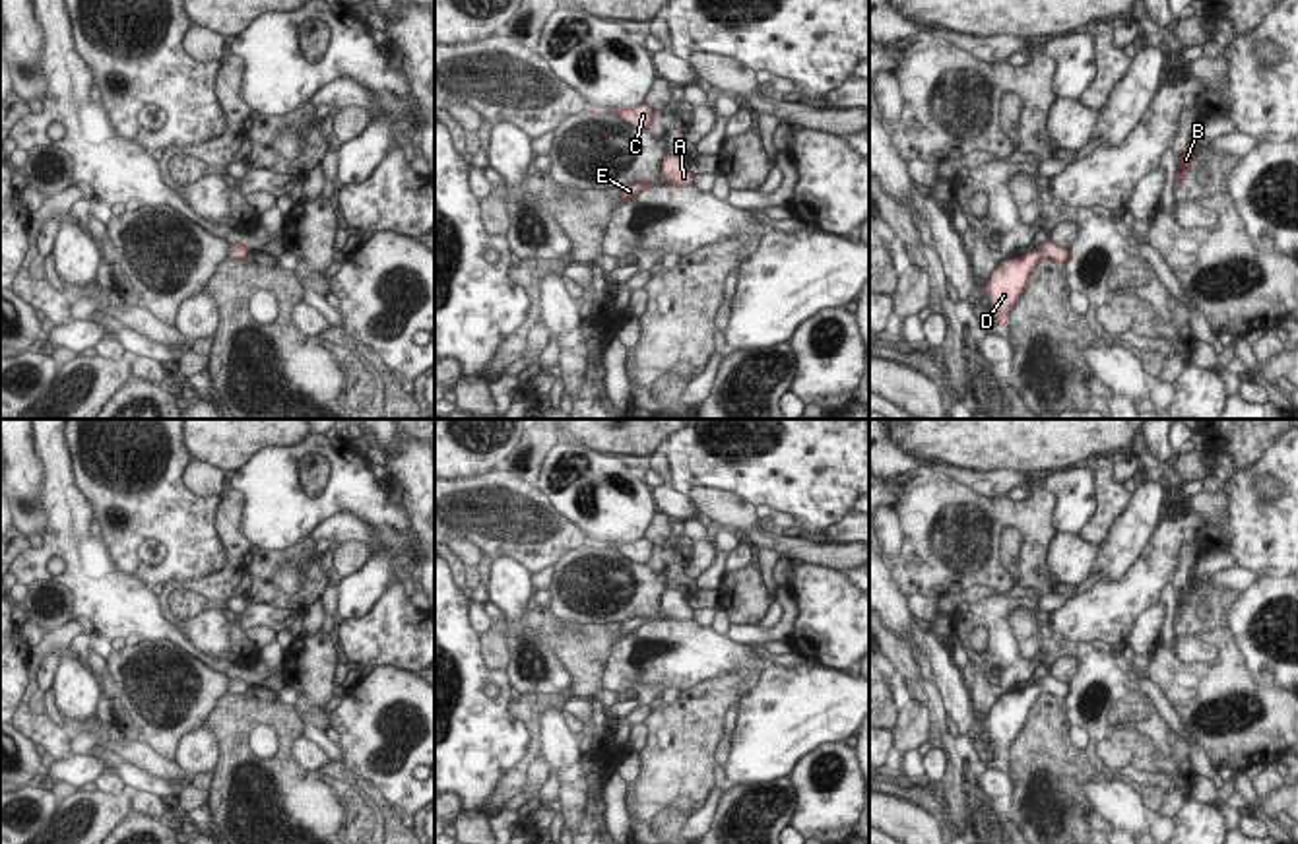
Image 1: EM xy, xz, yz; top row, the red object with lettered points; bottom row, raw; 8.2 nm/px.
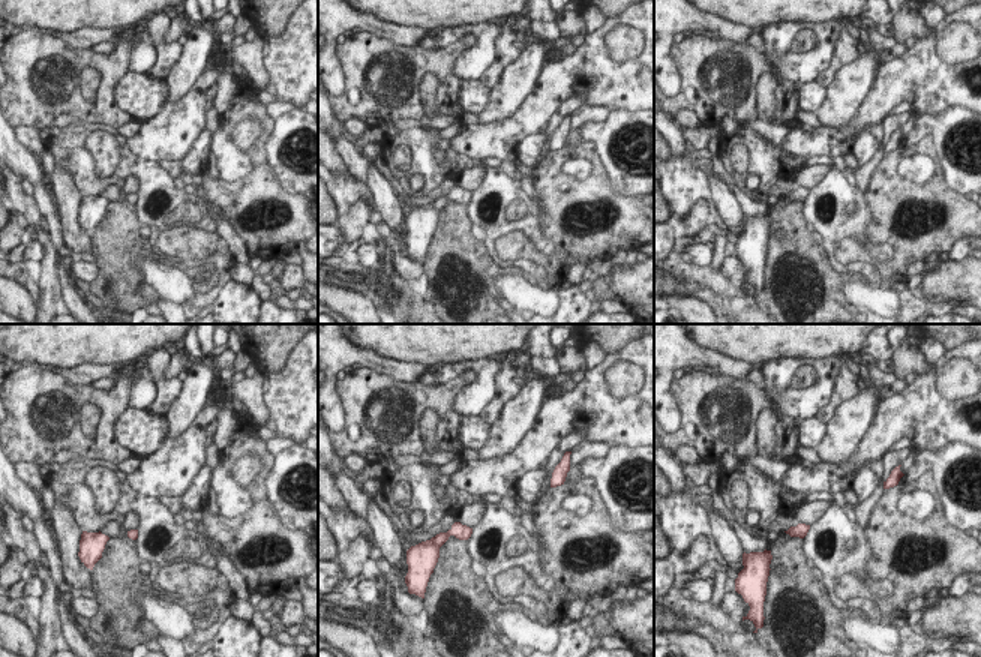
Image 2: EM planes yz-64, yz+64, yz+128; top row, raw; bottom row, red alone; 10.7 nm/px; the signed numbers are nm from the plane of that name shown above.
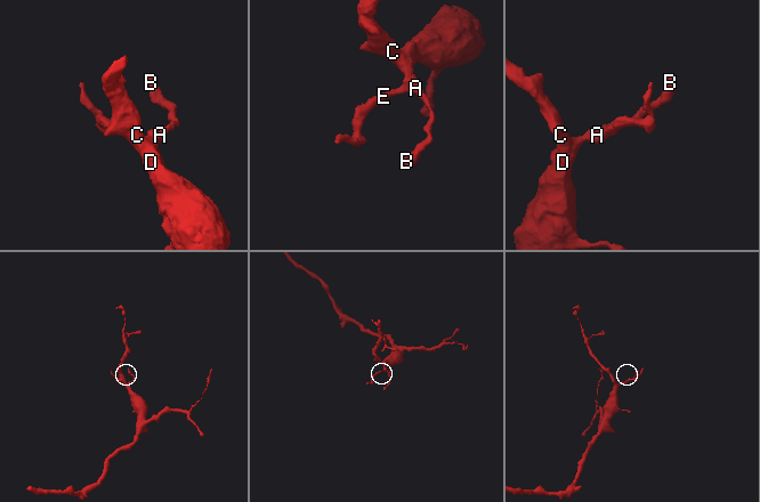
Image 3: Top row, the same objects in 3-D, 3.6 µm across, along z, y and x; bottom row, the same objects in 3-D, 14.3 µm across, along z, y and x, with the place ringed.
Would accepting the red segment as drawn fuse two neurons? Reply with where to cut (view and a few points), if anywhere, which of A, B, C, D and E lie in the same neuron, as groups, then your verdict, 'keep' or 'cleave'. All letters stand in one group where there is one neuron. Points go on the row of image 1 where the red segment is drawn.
no cut; A B C D E; keep

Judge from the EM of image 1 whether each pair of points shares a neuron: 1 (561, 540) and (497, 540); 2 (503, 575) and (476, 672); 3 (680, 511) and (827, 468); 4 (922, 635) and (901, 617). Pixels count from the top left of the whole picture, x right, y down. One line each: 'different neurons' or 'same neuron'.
1: same neuron
2: different neurons
3: different neurons
4: same neuron

